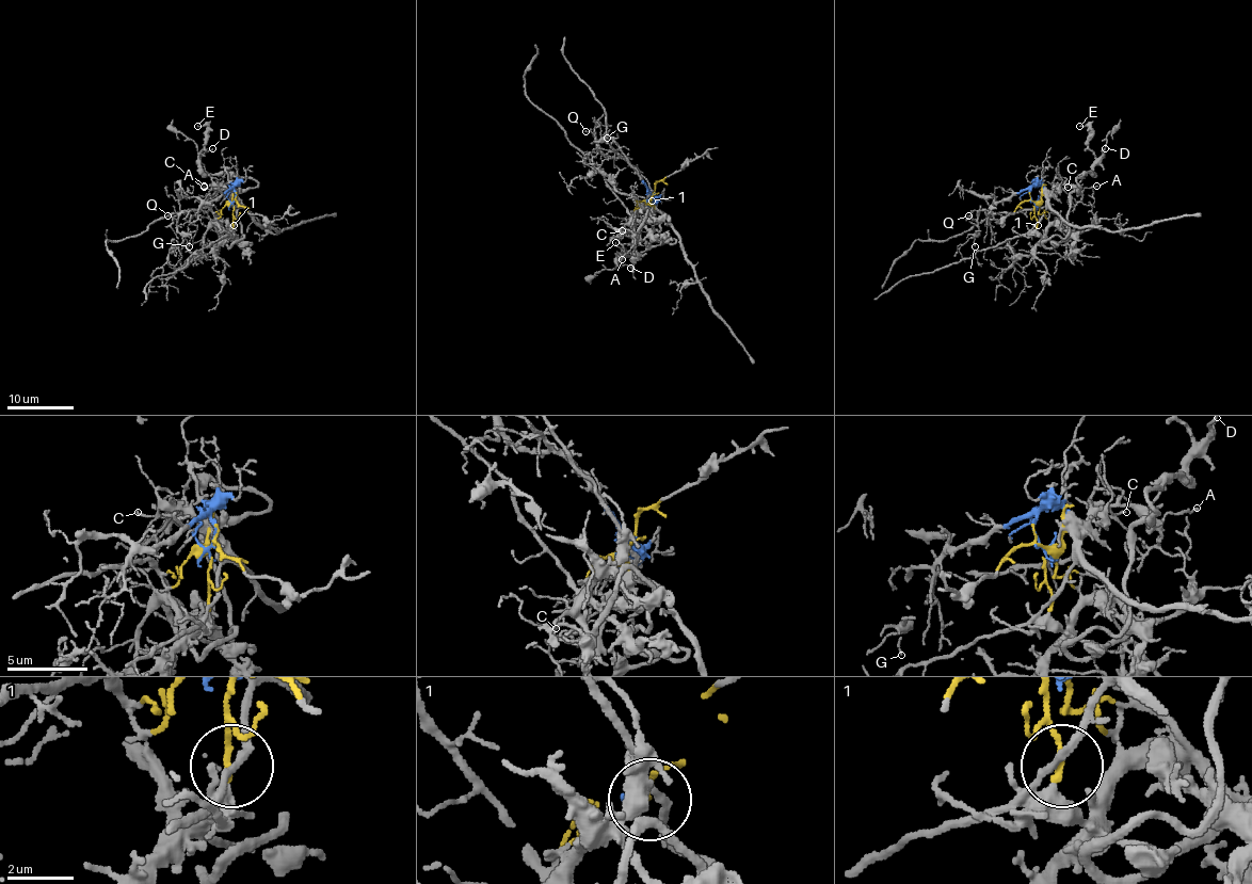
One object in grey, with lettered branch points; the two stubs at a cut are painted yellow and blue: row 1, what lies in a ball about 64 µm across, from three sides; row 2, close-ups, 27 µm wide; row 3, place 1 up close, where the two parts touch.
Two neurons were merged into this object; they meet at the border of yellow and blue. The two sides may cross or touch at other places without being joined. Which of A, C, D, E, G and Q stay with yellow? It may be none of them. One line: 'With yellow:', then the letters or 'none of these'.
With yellow: D, E

